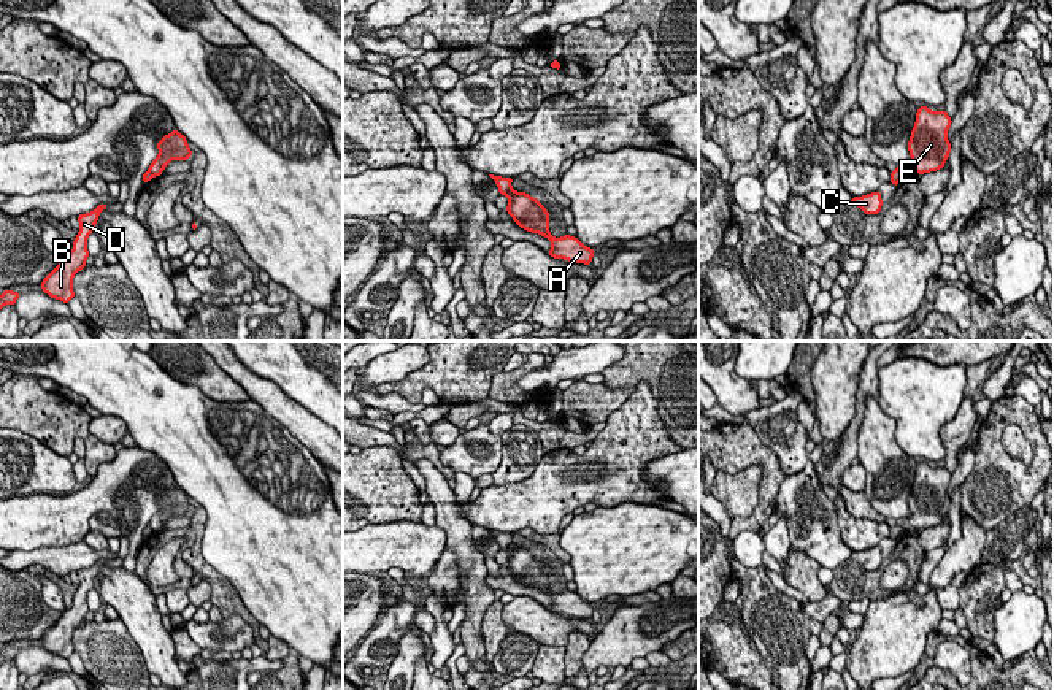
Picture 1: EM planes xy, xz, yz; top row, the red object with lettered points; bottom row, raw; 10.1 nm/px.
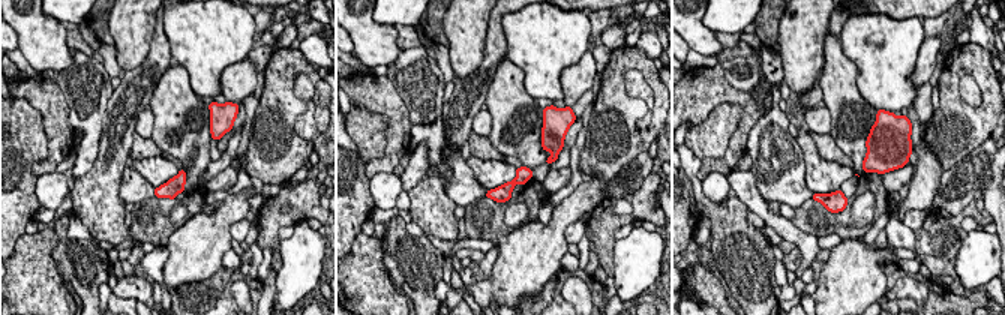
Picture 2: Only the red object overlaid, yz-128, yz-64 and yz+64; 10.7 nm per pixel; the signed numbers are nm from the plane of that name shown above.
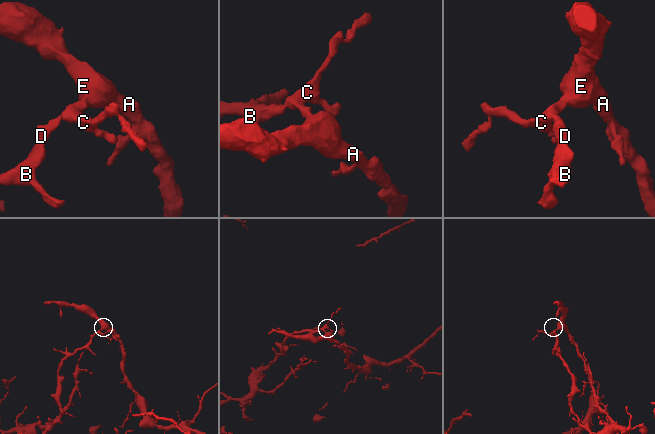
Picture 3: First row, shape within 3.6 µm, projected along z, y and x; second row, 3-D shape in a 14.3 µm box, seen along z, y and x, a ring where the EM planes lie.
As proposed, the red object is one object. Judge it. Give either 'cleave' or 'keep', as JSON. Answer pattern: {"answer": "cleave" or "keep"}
{"answer": "cleave"}

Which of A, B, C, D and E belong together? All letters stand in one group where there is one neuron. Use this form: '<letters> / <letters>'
A E / B C D

